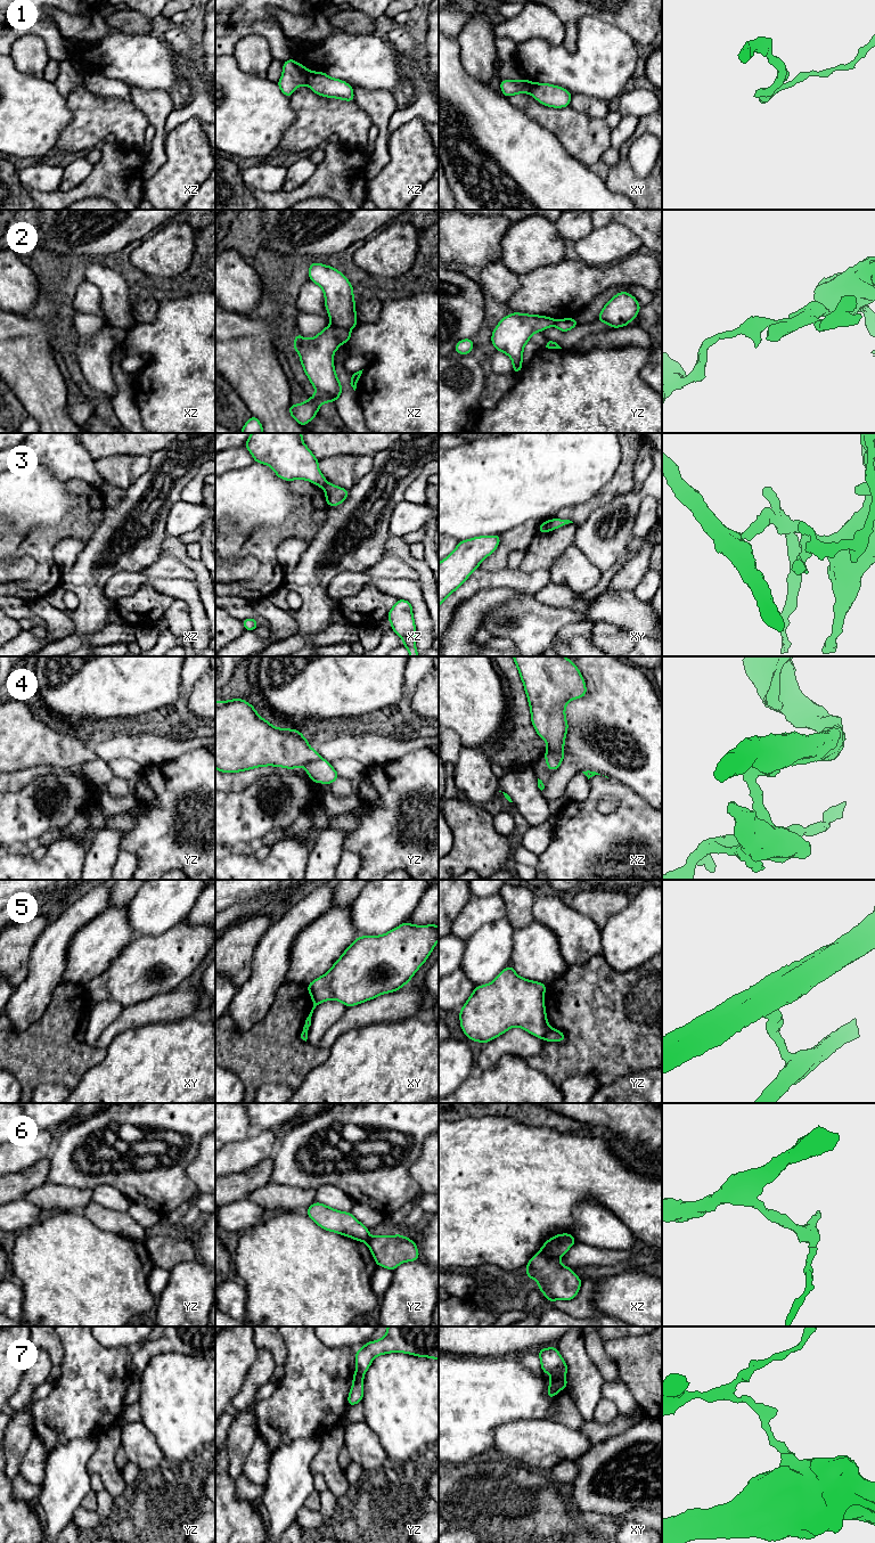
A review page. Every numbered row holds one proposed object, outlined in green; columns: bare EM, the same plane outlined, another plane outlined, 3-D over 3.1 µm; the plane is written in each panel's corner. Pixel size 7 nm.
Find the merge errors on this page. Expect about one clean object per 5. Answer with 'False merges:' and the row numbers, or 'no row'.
False merges: 1, 2, 3, 4, 5, 6, 7

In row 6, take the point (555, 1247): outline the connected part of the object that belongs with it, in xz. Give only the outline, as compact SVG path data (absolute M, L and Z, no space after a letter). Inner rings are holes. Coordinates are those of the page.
M570 1233L557 1234L547 1240L540 1249L540 1254L553 1259L559 1259L576 1242Z

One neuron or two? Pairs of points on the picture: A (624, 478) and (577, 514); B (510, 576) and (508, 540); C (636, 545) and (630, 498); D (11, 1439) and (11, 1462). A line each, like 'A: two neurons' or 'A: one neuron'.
A: one neuron
B: two neurons
C: two neurons
D: one neuron

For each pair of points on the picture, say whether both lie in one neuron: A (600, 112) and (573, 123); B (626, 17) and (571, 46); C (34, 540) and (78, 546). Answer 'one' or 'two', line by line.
A: two
B: one
C: two

